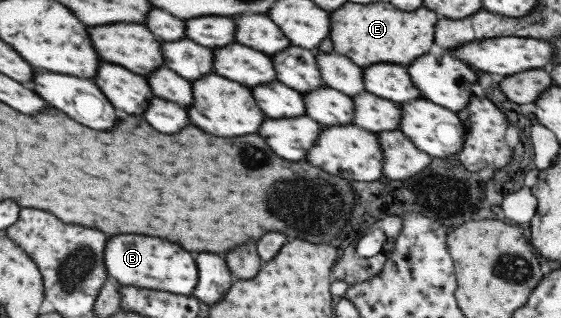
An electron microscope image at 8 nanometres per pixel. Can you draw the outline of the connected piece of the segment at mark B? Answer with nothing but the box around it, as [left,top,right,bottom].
[106,234,198,296]

